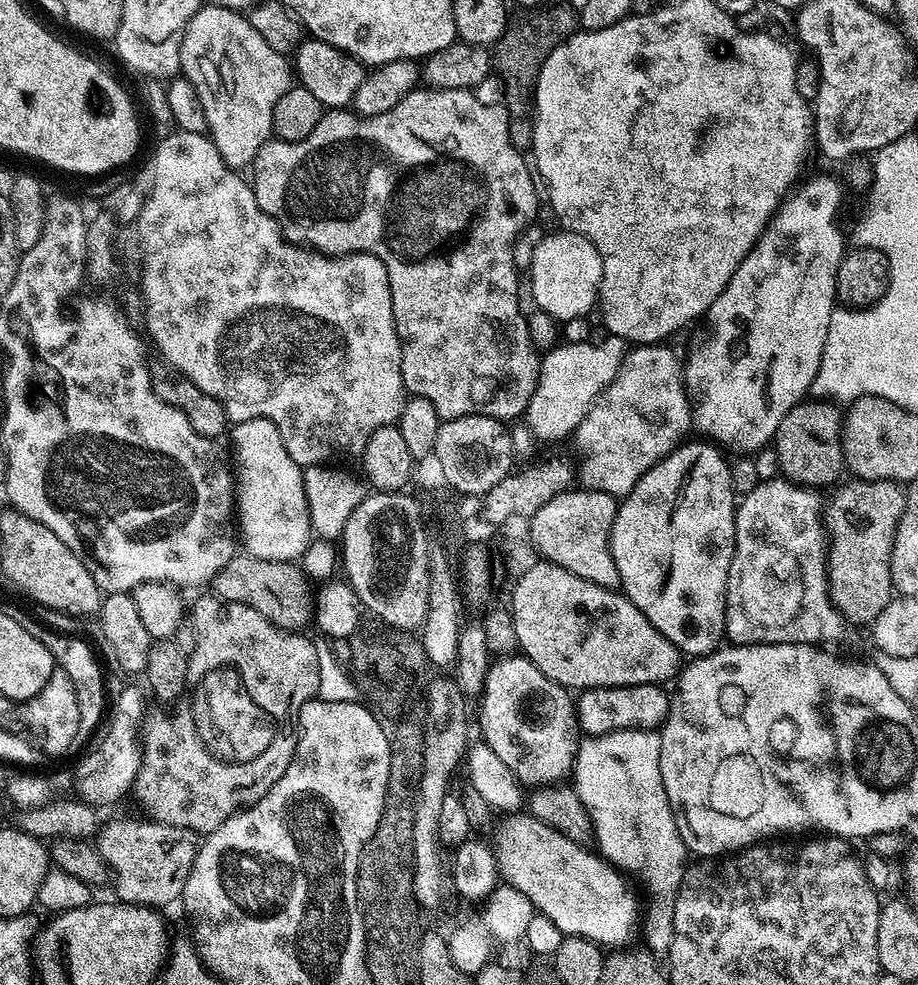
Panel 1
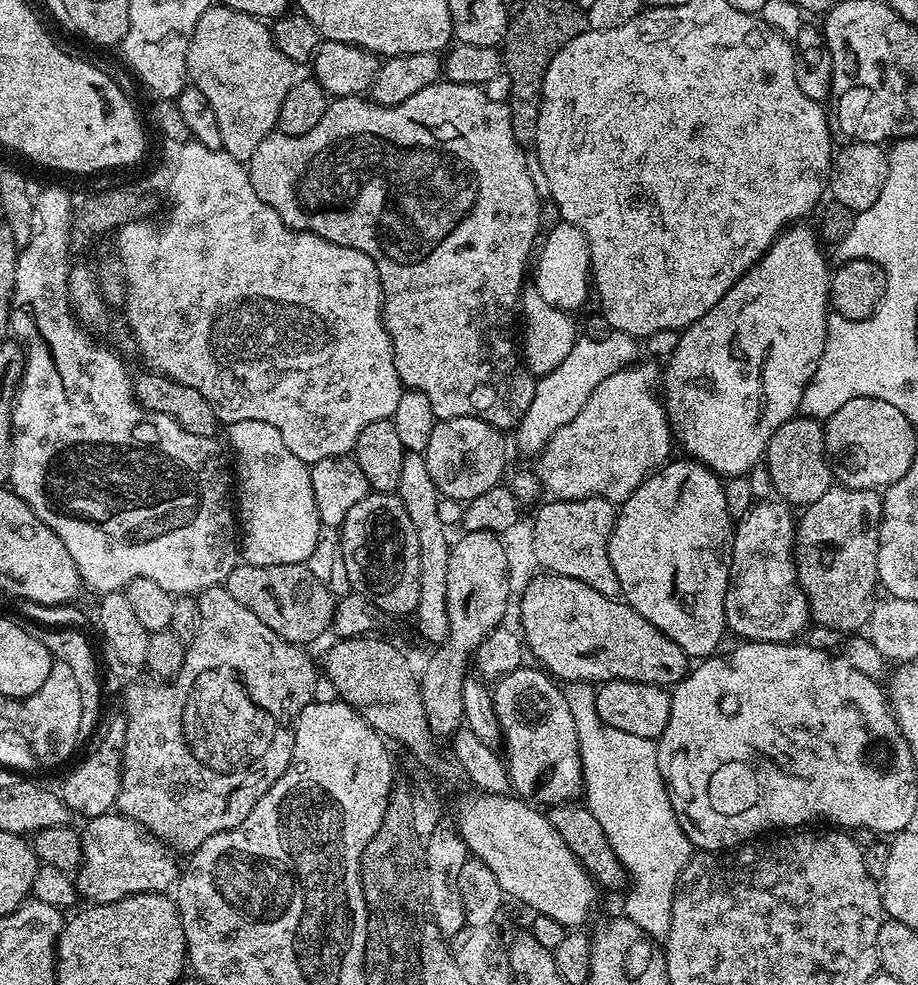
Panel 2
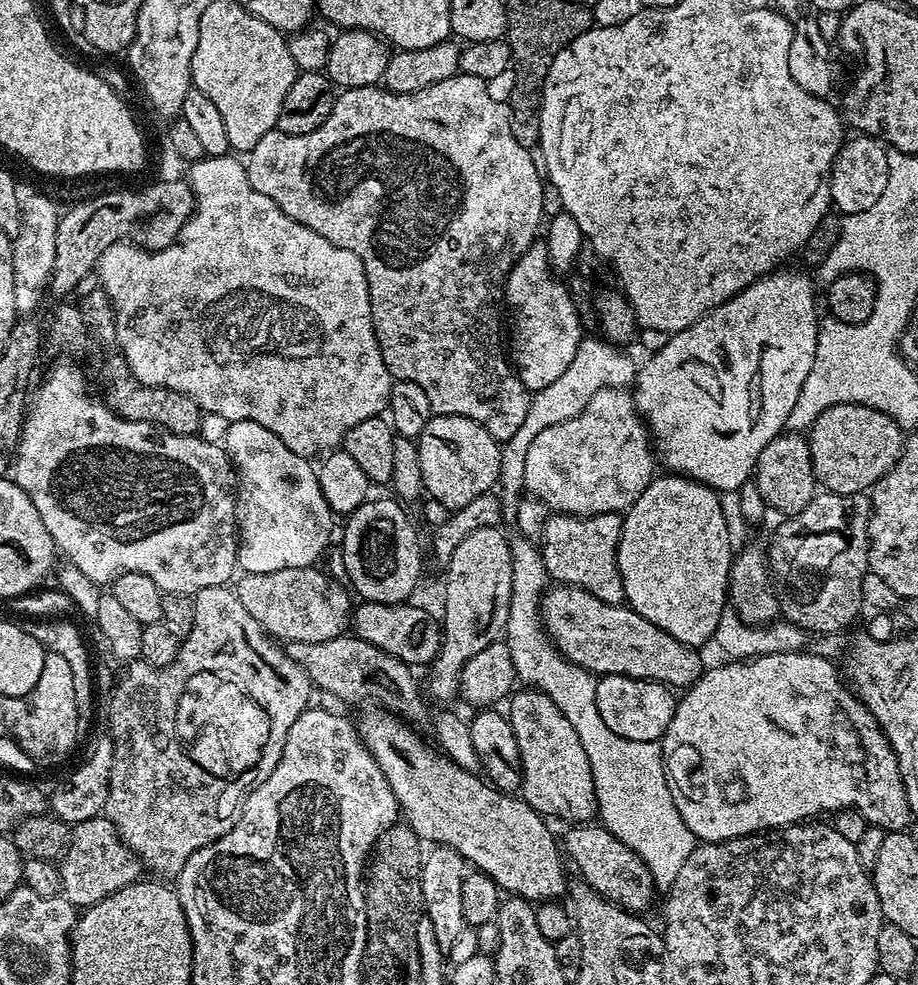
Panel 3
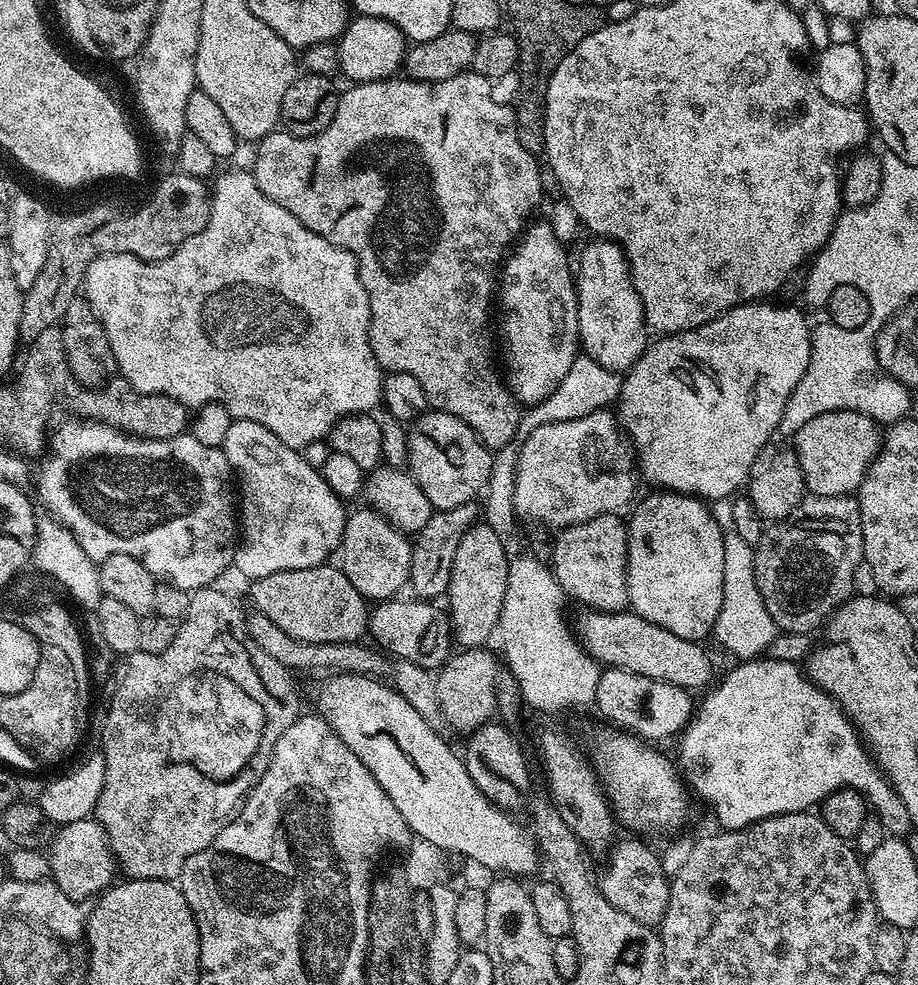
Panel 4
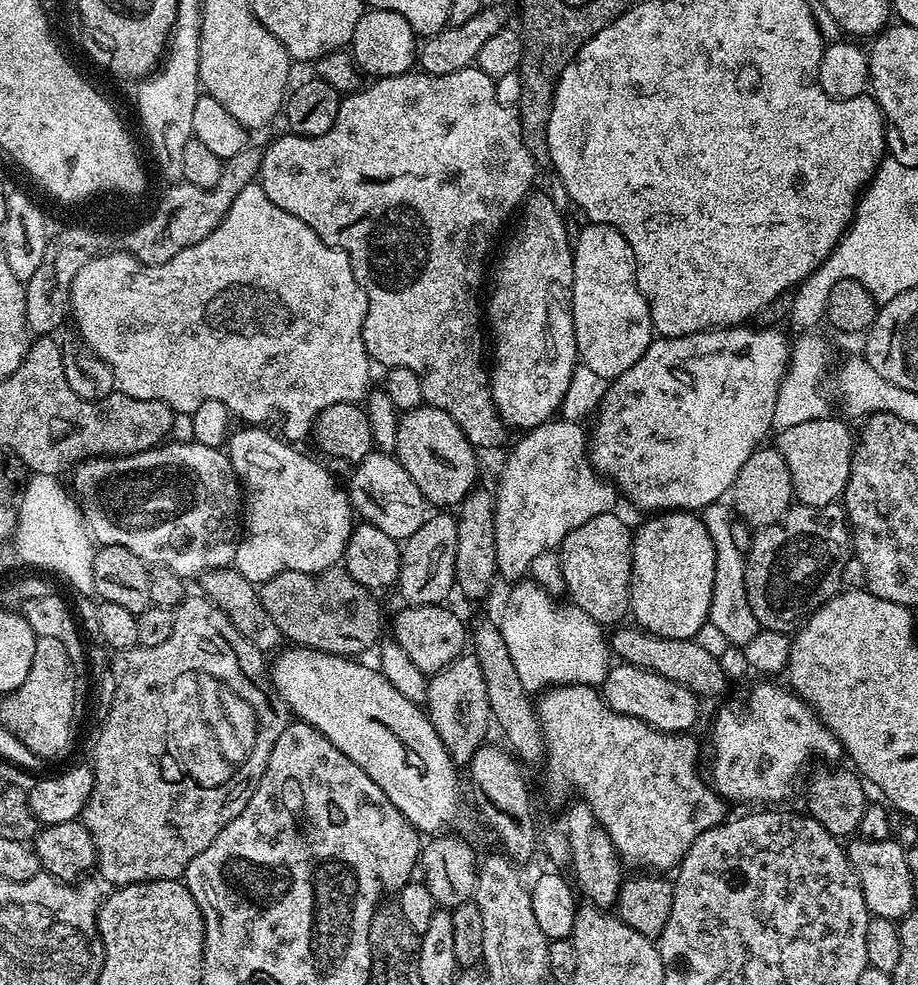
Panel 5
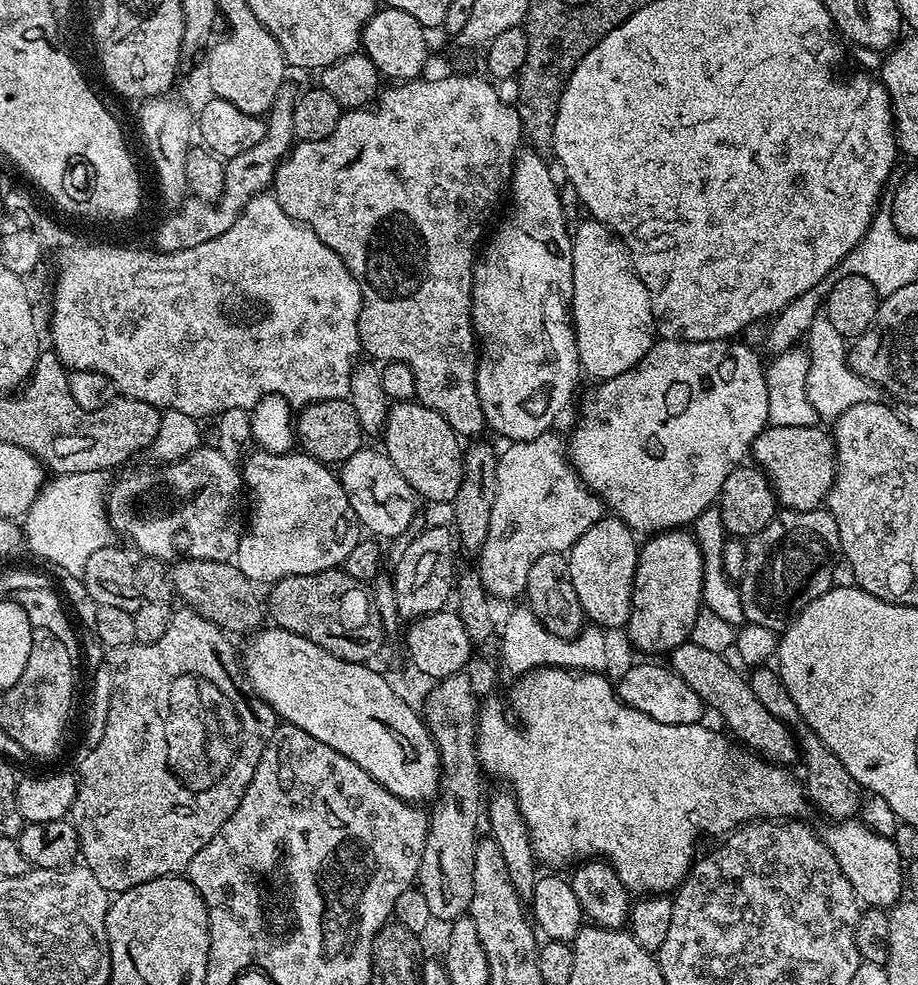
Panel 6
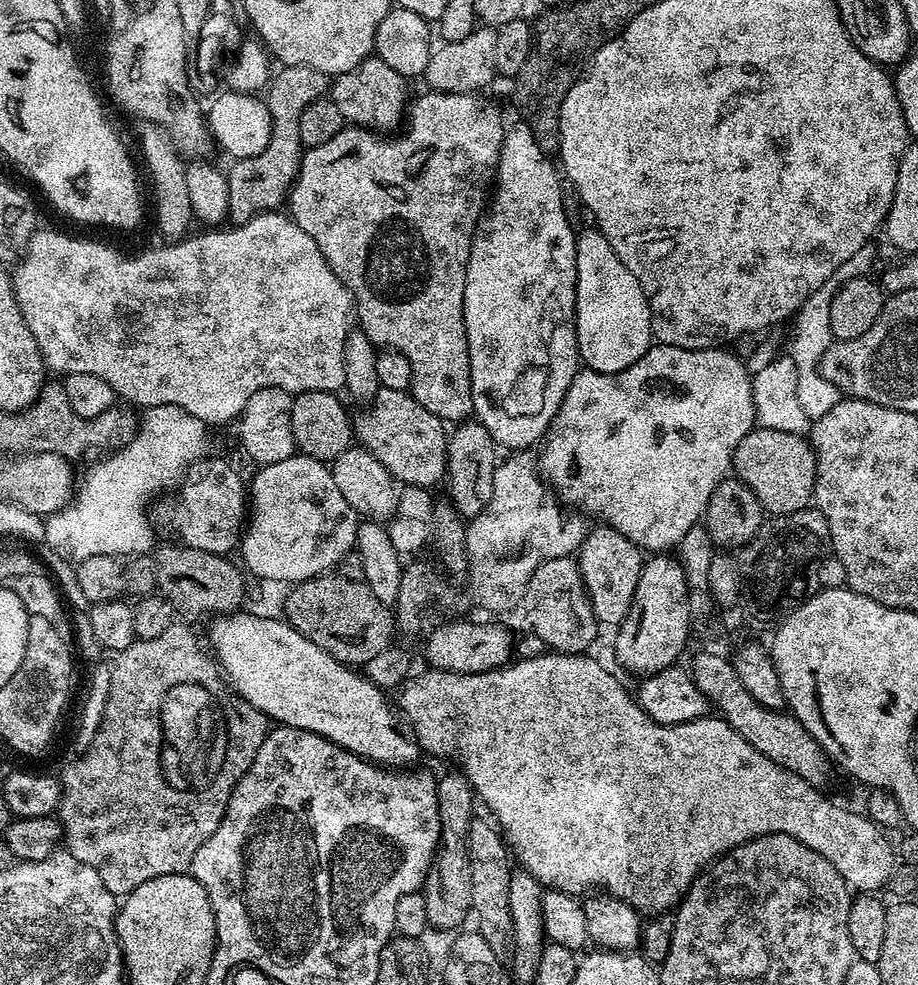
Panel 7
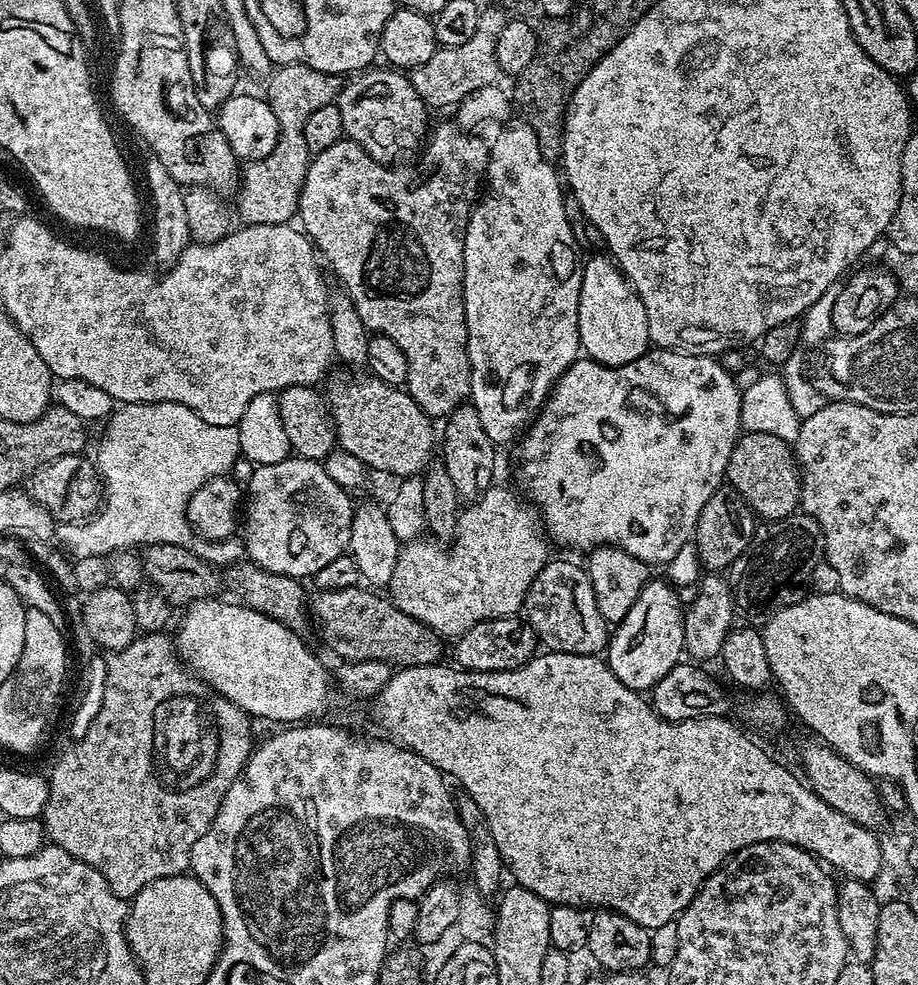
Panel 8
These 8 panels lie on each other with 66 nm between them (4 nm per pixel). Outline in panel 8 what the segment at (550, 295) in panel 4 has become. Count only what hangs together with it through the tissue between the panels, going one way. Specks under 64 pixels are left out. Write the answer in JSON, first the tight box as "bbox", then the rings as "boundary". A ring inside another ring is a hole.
{"bbox":[464,122,584,446],"boundary":[[[509,122],[499,129],[496,141],[491,141],[488,150],[488,170],[486,187],[479,197],[468,220],[468,228],[464,232],[464,313],[466,314],[466,338],[468,339],[468,357],[470,358],[470,403],[478,410],[478,418],[482,418],[482,427],[490,434],[492,443],[503,446],[517,439],[536,418],[537,412],[548,401],[553,386],[560,380],[568,367],[581,355],[579,336],[579,292],[582,290],[584,265],[580,252],[576,249],[576,232],[568,221],[568,208],[564,205],[566,192],[562,187],[558,168],[553,161],[542,158],[542,150],[538,150],[538,138],[534,138],[534,130],[523,122]]]}

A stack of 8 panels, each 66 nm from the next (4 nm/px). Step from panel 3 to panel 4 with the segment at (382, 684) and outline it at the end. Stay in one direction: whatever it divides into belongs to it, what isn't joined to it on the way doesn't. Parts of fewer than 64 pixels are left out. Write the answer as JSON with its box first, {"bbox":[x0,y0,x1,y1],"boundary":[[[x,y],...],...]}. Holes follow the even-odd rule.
{"bbox":[247,612,388,677],"boundary":[[[254,612],[247,617],[248,621],[248,636],[253,638],[254,642],[258,643],[258,646],[265,650],[266,654],[269,654],[270,658],[275,658],[279,662],[286,666],[291,672],[306,672],[308,674],[316,674],[320,677],[329,675],[339,675],[342,672],[346,673],[358,673],[360,675],[375,675],[382,676],[387,673],[388,664],[386,668],[386,662],[384,659],[385,655],[379,651],[372,652],[370,649],[364,647],[363,643],[306,643],[302,642],[300,639],[294,639],[287,635],[284,630],[279,629],[274,622],[270,621],[265,615]]]}

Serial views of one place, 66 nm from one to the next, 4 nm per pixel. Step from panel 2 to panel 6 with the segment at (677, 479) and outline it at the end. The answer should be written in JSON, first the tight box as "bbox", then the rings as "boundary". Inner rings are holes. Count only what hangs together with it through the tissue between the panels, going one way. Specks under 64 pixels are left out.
{"bbox":[626,530,704,654],"boundary":[[[688,530],[658,532],[647,537],[648,540],[639,545],[640,557],[636,563],[634,574],[634,590],[632,591],[632,609],[626,625],[628,640],[640,652],[664,652],[670,654],[678,646],[689,643],[689,636],[694,627],[694,620],[702,607],[702,578],[704,563],[702,550],[698,550],[698,542]]]}

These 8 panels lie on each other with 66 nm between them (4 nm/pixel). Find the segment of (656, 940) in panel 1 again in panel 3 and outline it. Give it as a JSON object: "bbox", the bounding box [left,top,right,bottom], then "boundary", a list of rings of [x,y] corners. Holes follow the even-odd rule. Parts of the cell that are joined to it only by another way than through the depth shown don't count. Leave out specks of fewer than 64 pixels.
{"bbox":[506,539,698,890],"boundary":[[[515,539],[511,541],[511,546],[514,578],[510,590],[506,643],[510,658],[514,658],[516,679],[521,685],[545,692],[550,702],[566,714],[570,726],[574,726],[582,742],[582,750],[586,750],[586,758],[590,758],[599,823],[614,834],[614,838],[634,850],[642,862],[646,862],[657,889],[667,890],[672,887],[674,878],[678,878],[682,862],[690,858],[698,841],[674,806],[660,745],[654,740],[634,742],[630,738],[622,738],[614,734],[606,722],[602,722],[596,701],[597,677],[565,658],[553,646],[544,631],[544,623],[540,621],[540,601],[544,599],[550,577],[539,547],[533,541],[531,544],[528,540]]]}

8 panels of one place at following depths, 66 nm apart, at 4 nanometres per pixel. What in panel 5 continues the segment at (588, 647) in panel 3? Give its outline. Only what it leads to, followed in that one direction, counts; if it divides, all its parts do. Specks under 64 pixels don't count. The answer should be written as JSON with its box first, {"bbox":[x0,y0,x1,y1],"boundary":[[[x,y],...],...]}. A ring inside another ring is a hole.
{"bbox":[610,626,728,698],"boundary":[[[620,626],[611,633],[610,648],[616,652],[621,661],[633,664],[642,670],[650,670],[654,674],[662,674],[670,678],[670,682],[678,682],[678,686],[686,686],[697,698],[704,696],[720,696],[728,688],[728,676],[724,673],[722,660],[698,646],[695,638],[691,640],[671,640],[661,636],[651,636],[639,626],[624,628]]]}

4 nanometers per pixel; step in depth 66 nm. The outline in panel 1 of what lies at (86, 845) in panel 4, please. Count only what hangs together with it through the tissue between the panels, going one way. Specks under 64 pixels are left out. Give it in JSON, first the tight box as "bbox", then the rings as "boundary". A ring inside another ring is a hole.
{"bbox":[94,818,198,906],"boundary":[[[139,818],[140,820],[112,820],[99,829],[94,843],[100,851],[100,857],[108,865],[108,871],[116,876],[116,892],[125,904],[142,904],[145,906],[161,906],[160,904],[172,904],[181,899],[186,886],[186,878],[192,869],[192,863],[196,857],[198,847],[197,833],[185,828],[175,828],[169,824],[157,824],[151,818]]]}

